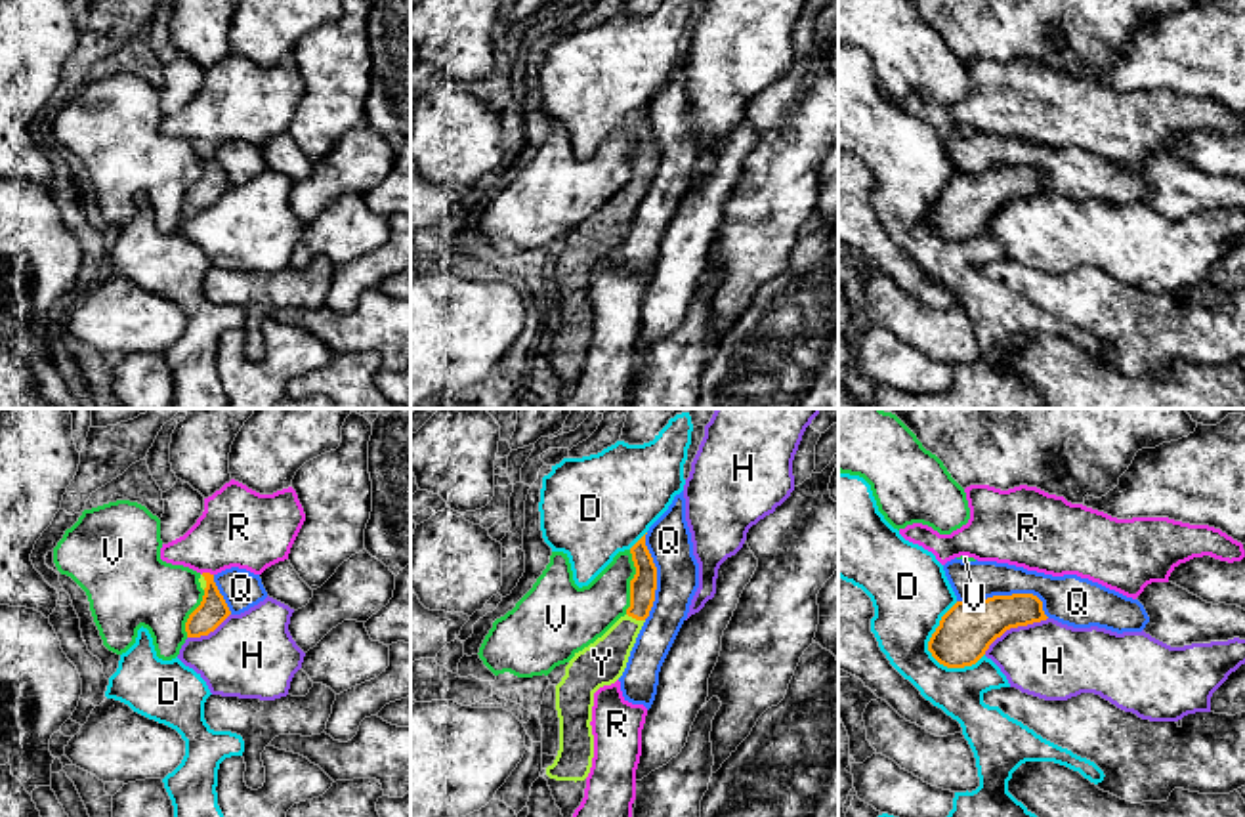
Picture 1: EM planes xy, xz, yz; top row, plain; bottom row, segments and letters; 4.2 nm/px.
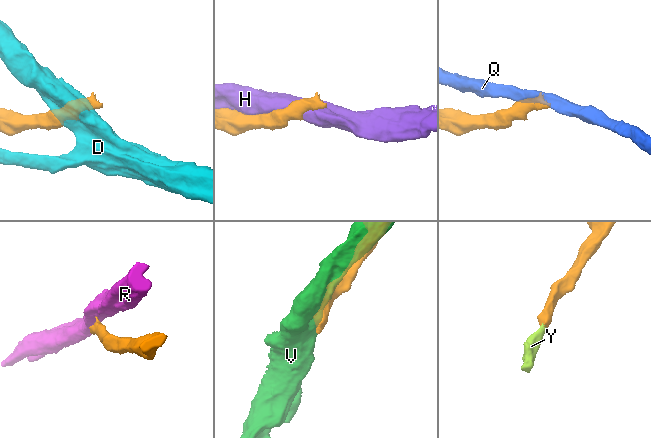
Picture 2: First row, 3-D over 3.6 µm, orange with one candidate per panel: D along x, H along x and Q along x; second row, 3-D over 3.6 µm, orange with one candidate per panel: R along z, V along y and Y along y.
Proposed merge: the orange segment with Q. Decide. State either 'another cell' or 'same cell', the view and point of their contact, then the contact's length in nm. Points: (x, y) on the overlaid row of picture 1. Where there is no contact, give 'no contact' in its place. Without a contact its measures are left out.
another cell; meets orange in yz at (1007, 596); contact 400 nm long

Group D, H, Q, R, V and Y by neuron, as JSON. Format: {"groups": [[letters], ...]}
{"groups": [["D"], ["H"], ["Q", "R"], ["V"], ["Y"]]}

